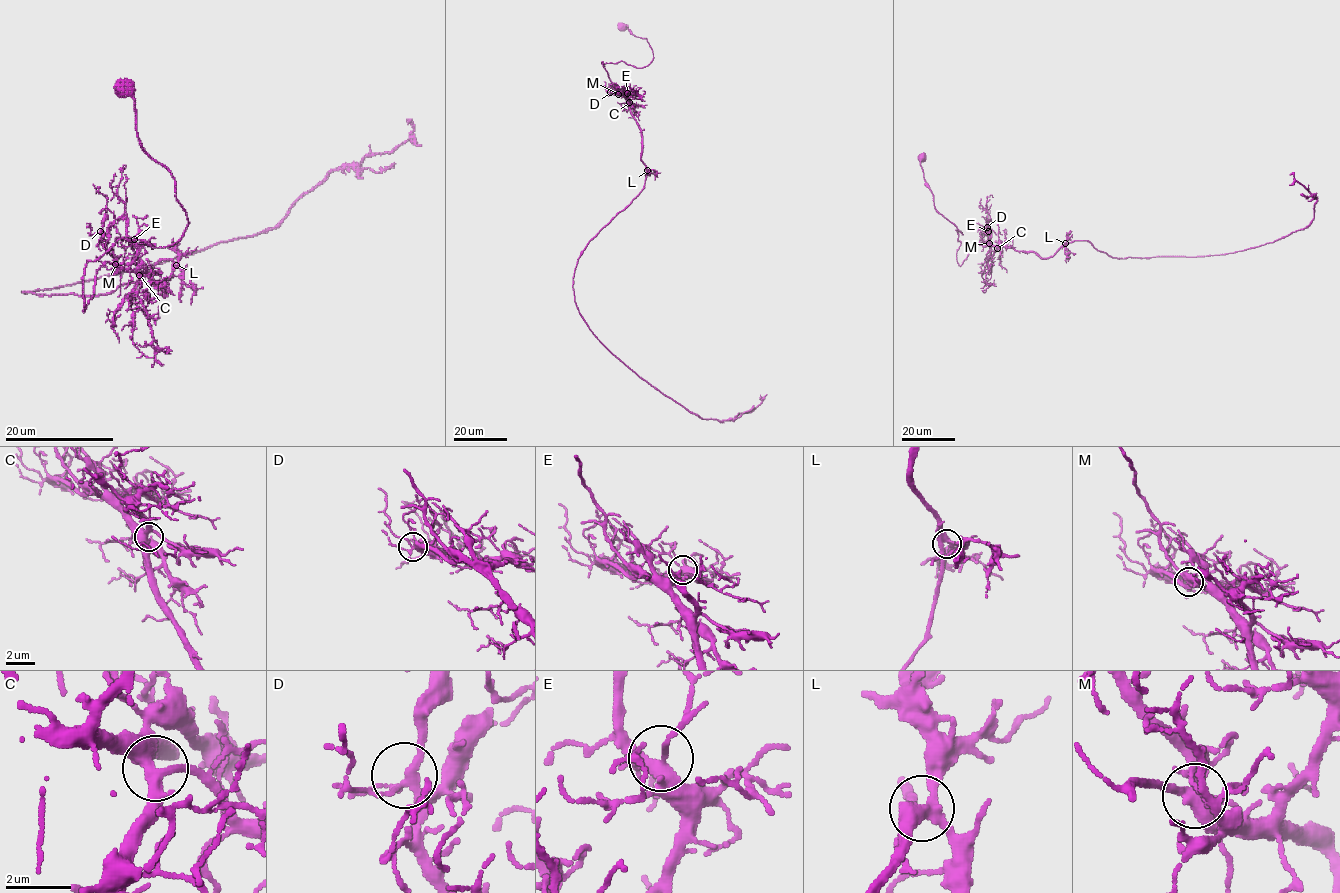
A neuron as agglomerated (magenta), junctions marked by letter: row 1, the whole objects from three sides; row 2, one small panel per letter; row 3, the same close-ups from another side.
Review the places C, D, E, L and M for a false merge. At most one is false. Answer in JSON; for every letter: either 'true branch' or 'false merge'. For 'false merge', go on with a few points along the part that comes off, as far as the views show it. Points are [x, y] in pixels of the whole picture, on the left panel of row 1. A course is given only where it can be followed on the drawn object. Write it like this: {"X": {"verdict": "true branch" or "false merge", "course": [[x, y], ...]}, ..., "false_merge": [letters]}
{"C": {"verdict": "true branch"}, "D": {"verdict": "true branch"}, "E": {"verdict": "true branch"}, "L": {"verdict": "true branch"}, "M": {"verdict": "true branch"}, "false_merge": []}

